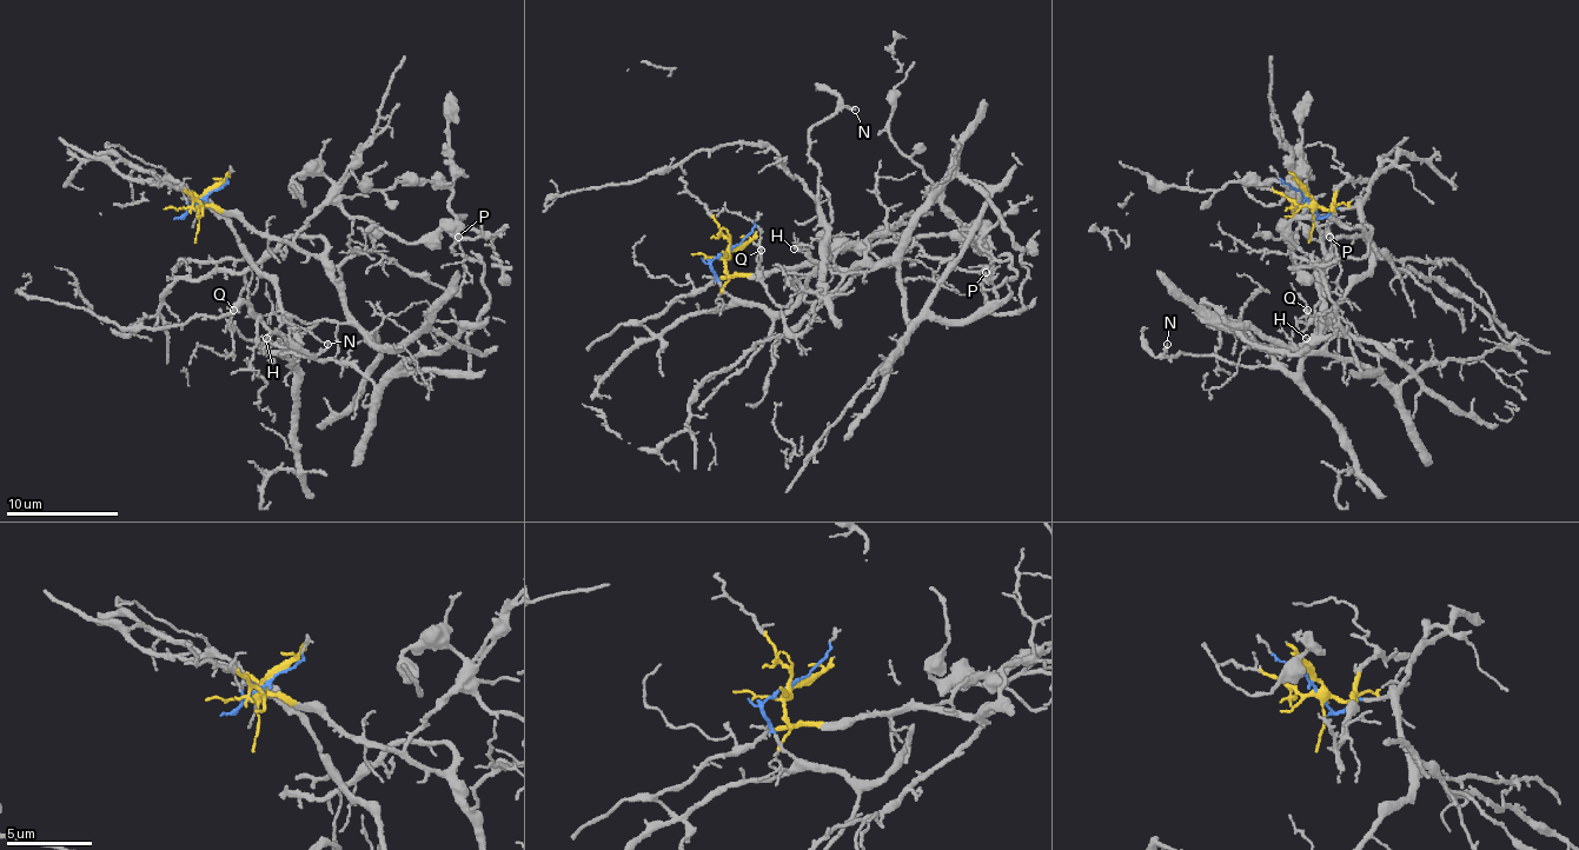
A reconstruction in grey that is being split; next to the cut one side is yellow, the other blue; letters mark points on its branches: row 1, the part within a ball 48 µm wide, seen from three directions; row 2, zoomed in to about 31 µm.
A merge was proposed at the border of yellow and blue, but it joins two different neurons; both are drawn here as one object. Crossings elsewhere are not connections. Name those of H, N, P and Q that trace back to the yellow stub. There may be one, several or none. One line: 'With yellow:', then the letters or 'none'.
With yellow: H, P, Q

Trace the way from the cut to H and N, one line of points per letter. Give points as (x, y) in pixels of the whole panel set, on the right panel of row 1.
H: (1309, 203), (1326, 208), (1332, 205), (1324, 253), (1324, 318), (1332, 323), (1320, 318), (1306, 326), (1306, 337)
N: (1309, 200), (1320, 217), (1357, 208), (1368, 270), (1304, 365), (1284, 373), (1211, 353), (1166, 357), (1166, 343)

